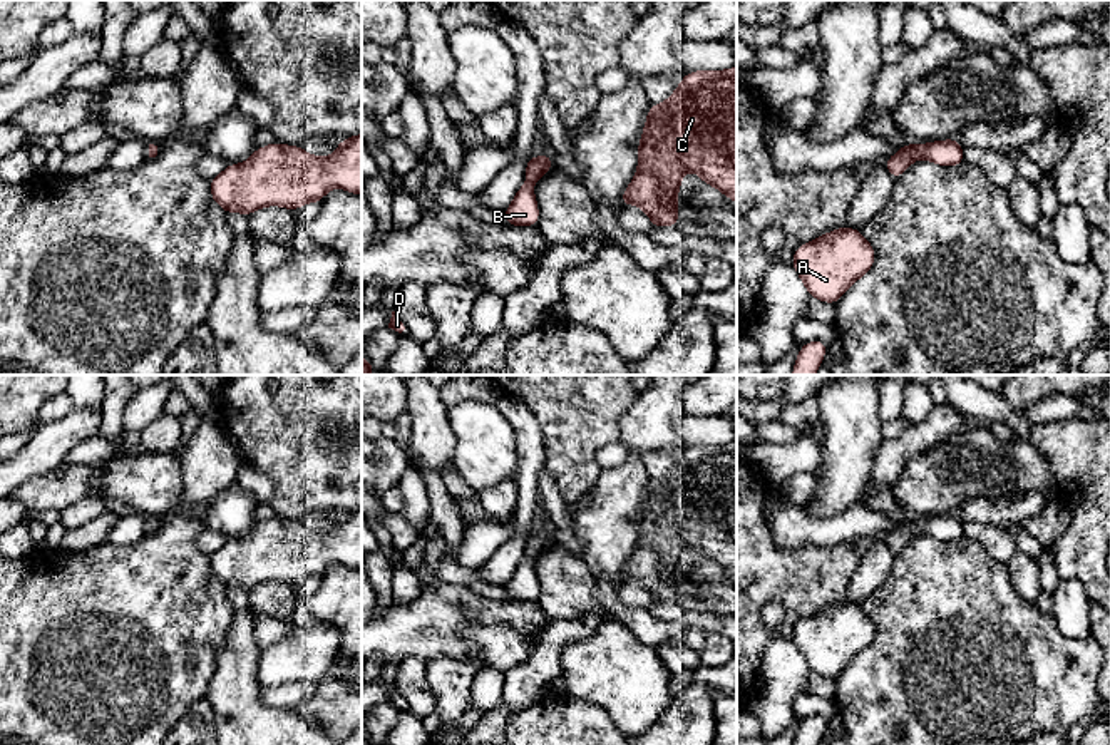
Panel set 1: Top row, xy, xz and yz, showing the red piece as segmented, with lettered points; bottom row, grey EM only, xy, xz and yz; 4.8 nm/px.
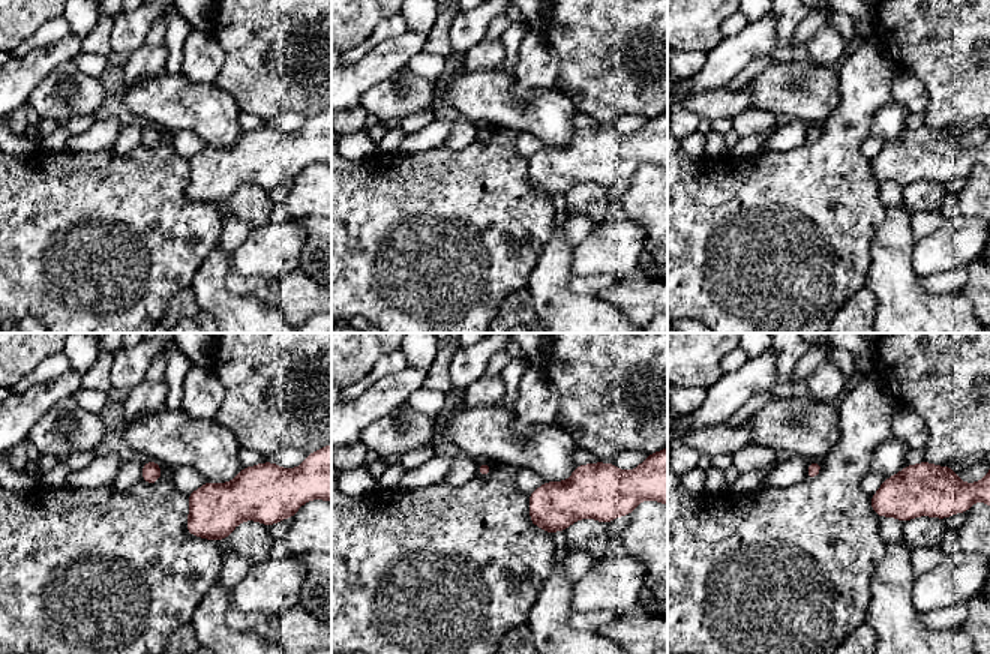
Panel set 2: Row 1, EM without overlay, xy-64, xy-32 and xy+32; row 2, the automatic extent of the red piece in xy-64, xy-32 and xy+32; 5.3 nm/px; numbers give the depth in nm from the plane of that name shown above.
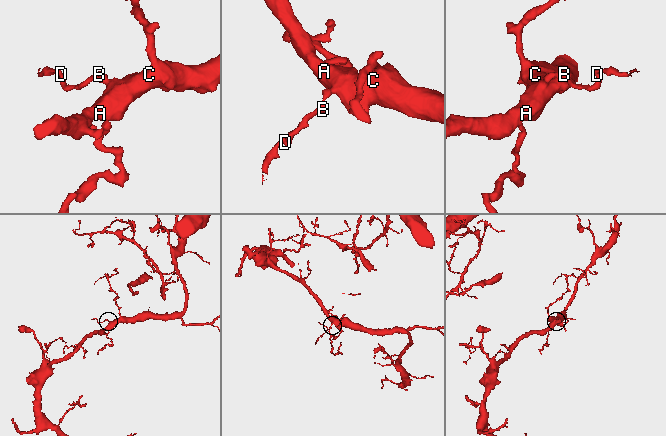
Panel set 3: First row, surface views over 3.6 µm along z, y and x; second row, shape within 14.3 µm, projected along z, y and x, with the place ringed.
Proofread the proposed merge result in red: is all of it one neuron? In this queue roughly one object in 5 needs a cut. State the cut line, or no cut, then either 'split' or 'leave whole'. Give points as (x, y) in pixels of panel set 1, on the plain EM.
no cut; leave whole

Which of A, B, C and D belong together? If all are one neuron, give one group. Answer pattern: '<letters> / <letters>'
A B C D

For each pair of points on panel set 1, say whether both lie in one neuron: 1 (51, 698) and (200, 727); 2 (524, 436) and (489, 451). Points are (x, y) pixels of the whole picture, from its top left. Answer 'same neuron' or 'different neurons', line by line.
1: different neurons
2: different neurons

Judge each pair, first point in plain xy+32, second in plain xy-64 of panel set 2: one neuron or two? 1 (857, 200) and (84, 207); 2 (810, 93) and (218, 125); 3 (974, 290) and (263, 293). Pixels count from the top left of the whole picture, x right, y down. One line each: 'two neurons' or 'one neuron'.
1: one neuron
2: one neuron
3: one neuron

